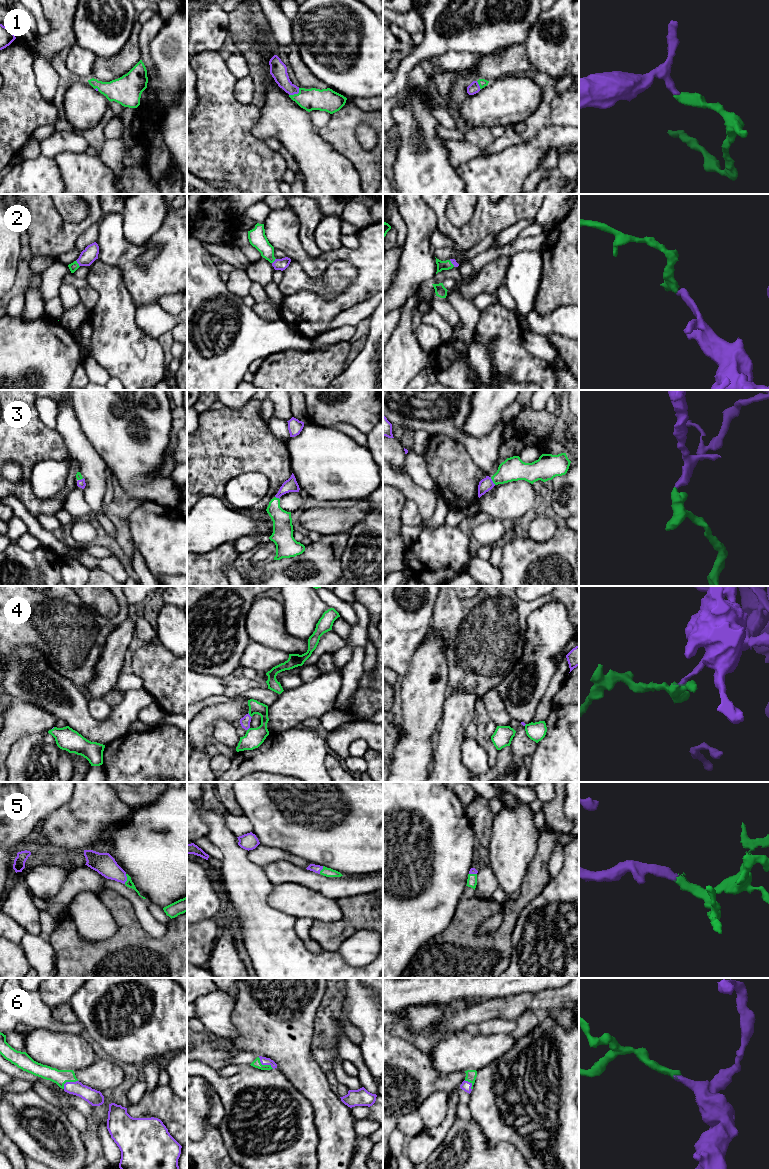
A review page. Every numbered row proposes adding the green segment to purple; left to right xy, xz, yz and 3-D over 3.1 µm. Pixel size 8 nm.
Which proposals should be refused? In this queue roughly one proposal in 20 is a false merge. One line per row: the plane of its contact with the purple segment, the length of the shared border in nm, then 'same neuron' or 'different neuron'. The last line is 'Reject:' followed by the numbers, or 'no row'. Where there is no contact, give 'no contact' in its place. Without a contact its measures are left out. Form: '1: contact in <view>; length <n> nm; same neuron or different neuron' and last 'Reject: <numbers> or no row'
1: contact in xz; length 110 nm; same neuron
2: contact in xy; length 60 nm; same neuron
3: contact in yz; length 80 nm; same neuron
4: contact in xz; length 50 nm; same neuron
5: contact in xy; length 80 nm; same neuron
6: contact in xz; length 160 nm; same neuron
Reject: no row

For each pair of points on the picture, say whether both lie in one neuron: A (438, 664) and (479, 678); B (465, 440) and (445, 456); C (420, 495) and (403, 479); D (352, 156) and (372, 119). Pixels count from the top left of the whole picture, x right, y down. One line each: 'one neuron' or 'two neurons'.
A: two neurons
B: two neurons
C: one neuron
D: one neuron

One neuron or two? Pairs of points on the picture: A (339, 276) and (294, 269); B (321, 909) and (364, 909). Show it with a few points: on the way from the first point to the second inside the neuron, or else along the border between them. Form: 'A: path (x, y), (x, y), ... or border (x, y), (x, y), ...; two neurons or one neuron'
A: path (328, 277), (322, 282), (307, 282), (305, 280); one neuron
B: border (343, 912), (336, 921), (319, 920); two neurons

